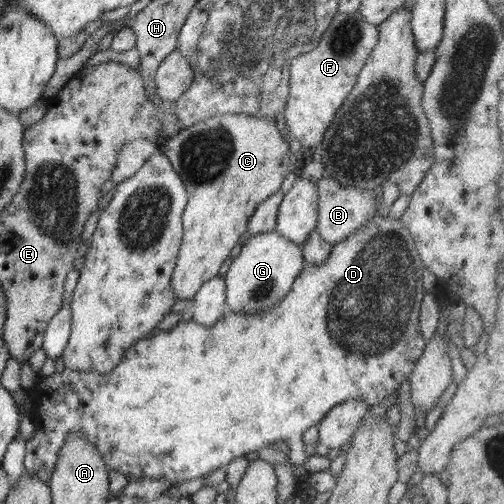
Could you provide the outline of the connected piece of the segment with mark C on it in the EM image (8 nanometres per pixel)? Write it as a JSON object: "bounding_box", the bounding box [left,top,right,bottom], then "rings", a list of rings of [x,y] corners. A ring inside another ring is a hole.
{"bounding_box":[161,114,294,302],"rings":[[[221,114],[216,118],[208,118],[171,136],[162,147],[161,151],[168,157],[188,190],[188,206],[182,215],[182,243],[171,276],[171,287],[177,300],[190,302],[204,282],[218,275],[224,260],[230,256],[230,251],[240,240],[240,236],[247,231],[249,218],[254,214],[255,208],[272,196],[272,193],[278,192],[284,178],[294,170],[293,152],[276,128],[276,123],[270,122],[268,118],[256,117]]]}

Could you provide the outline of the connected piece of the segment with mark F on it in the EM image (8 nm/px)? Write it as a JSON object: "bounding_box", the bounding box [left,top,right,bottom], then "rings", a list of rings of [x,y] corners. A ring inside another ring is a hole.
{"bounding_box":[284,12,378,148],"rings":[[[338,12],[316,48],[305,54],[298,54],[290,61],[289,97],[284,114],[294,140],[298,139],[302,146],[310,148],[321,144],[326,128],[354,88],[356,76],[362,71],[378,41],[378,26],[366,22],[360,12],[352,15]]]}

